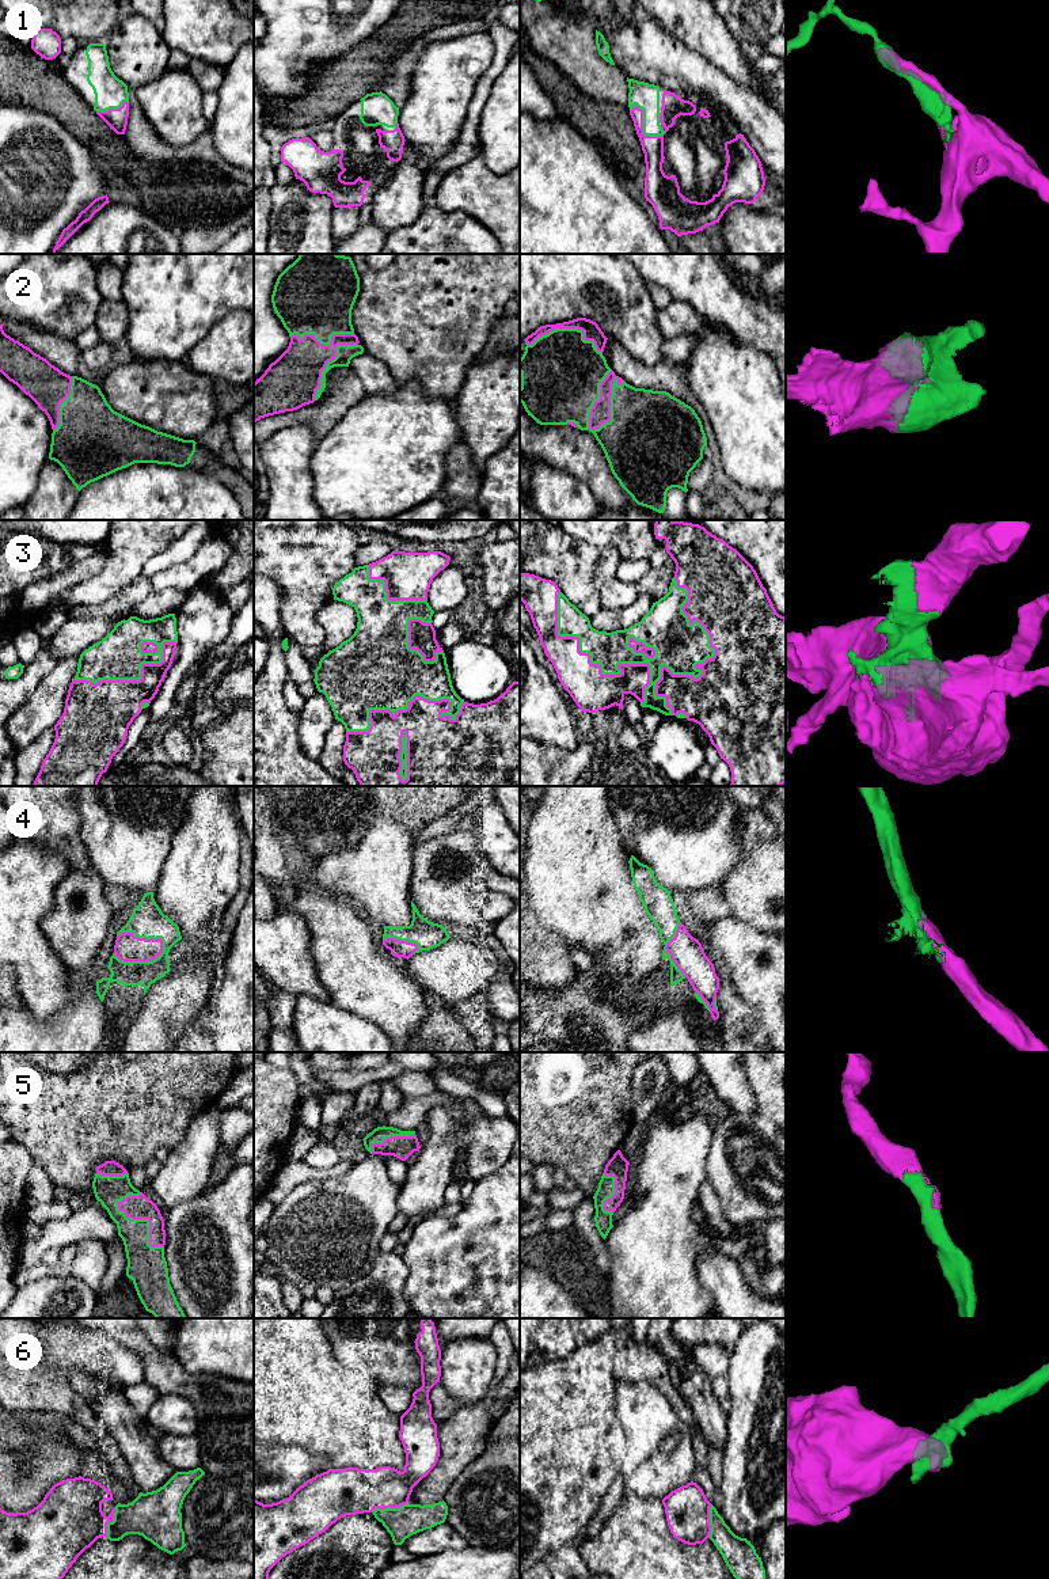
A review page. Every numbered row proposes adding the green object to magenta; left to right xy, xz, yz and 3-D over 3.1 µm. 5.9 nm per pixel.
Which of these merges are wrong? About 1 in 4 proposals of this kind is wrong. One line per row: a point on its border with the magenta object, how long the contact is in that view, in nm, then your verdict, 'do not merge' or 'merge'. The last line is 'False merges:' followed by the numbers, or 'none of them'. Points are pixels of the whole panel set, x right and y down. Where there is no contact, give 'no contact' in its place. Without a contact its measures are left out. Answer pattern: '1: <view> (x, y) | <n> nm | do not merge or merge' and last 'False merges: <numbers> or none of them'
1: yz (642, 128) | 260 nm | merge
2: yz (596, 401) | 400 nm | merge
3: yz (698, 664) | 800 nm | merge
4: xy (143, 960) | 300 nm | merge
5: xy (148, 1219) | 380 nm | merge
6: xz (388, 1507) | 240 nm | do not merge
False merges: 6

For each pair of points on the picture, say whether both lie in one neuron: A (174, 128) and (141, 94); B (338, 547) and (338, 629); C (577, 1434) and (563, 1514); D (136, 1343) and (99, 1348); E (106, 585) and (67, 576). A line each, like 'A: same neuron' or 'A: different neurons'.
A: same neuron
B: different neurons
C: same neuron
D: different neurons
E: different neurons

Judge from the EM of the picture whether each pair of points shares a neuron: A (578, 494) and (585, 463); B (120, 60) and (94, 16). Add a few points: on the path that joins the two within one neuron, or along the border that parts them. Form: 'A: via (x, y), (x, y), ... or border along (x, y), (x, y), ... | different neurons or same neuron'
A: border along (552, 467), (562, 469), (582, 481), (599, 504) | different neurons
B: border along (122, 18), (103, 42) | different neurons

